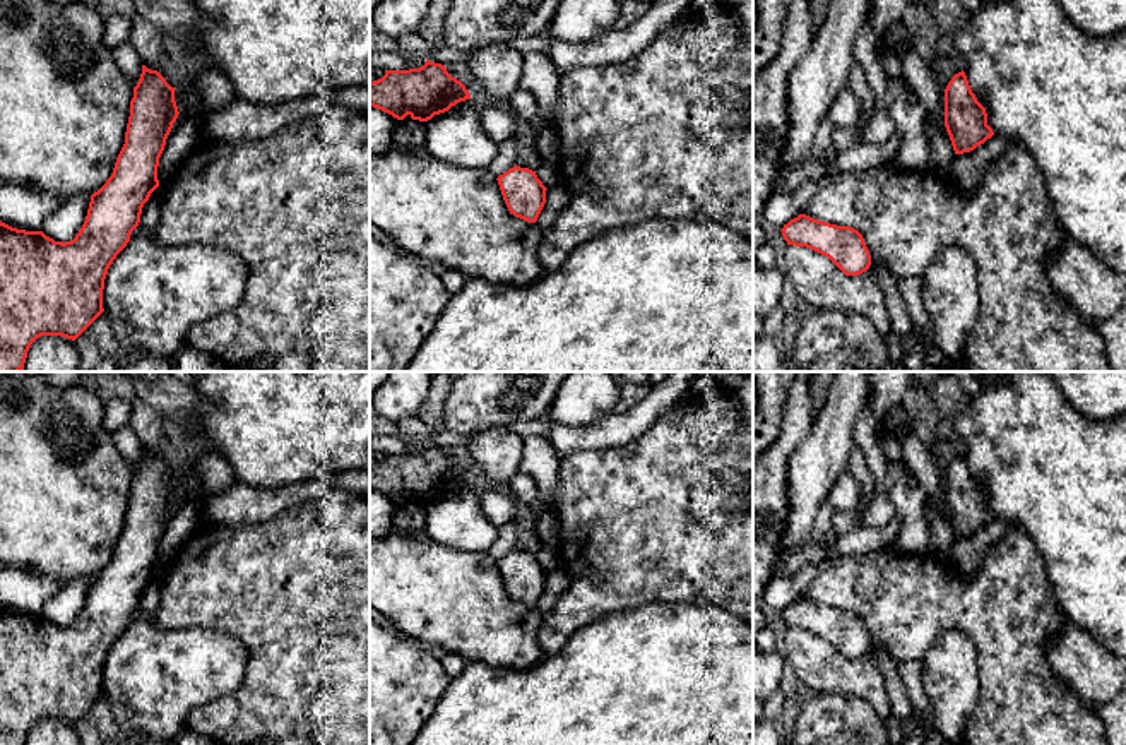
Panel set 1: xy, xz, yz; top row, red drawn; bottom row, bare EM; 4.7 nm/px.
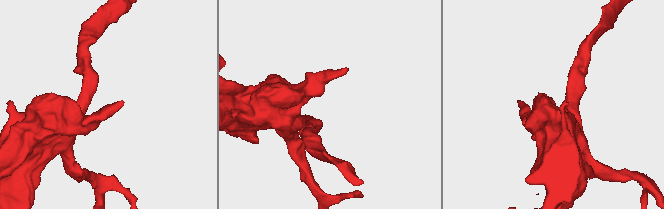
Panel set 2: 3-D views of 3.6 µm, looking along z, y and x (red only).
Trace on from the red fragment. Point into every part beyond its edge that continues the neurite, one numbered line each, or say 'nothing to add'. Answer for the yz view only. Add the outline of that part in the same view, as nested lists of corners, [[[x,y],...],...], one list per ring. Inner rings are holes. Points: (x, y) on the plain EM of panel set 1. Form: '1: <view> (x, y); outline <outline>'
nothing to add

